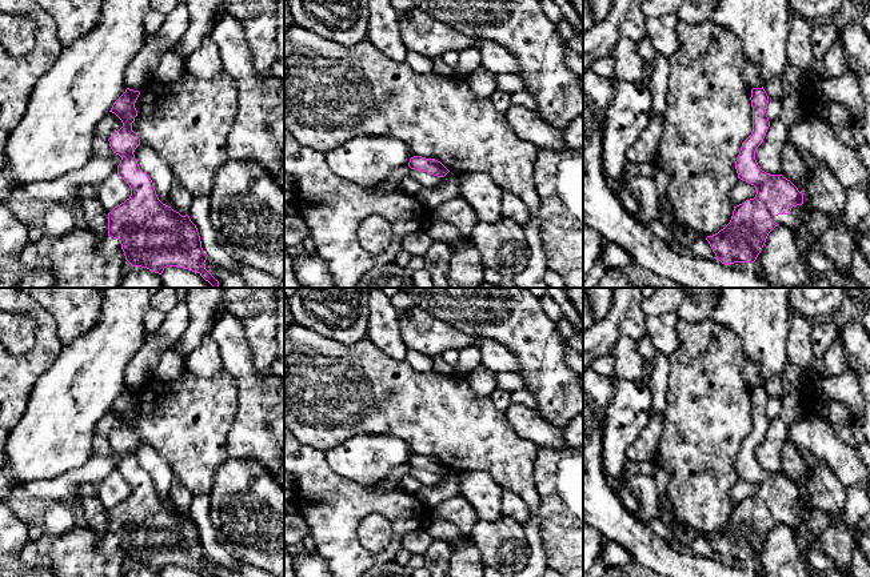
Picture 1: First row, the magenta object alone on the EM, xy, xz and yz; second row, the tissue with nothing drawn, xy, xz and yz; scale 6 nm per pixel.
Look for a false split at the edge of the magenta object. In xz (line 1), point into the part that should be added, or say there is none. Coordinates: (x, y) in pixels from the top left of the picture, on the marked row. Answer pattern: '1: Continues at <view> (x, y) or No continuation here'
1: No continuation here

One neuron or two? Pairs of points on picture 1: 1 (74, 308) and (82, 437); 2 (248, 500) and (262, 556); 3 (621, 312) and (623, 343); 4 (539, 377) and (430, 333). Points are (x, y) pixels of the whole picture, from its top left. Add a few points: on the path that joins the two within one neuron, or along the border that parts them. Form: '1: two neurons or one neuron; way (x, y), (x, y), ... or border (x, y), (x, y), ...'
1: two neurons; border (99, 317), (86, 332), (64, 347)
2: one neuron; way (252, 513), (262, 525), (262, 543)
3: two neurons; border (637, 341), (621, 336), (610, 353)
4: two neurons; border (439, 320), (479, 337)

